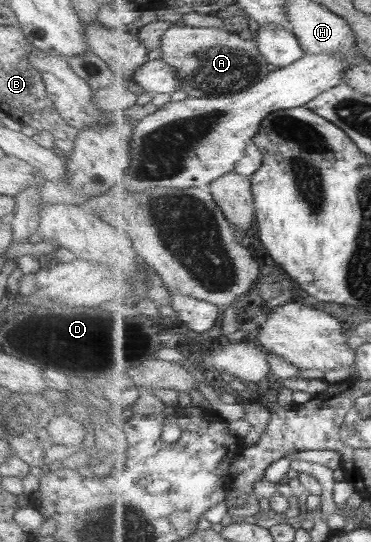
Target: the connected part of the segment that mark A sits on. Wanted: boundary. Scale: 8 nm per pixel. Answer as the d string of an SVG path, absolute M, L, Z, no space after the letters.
M178 22L167 29L166 34L161 38L160 48L163 52L162 59L177 70L181 78L179 90L185 92L187 97L215 98L237 94L264 81L277 68L258 50L257 43L250 39L243 39L238 33L225 28L189 27Z

